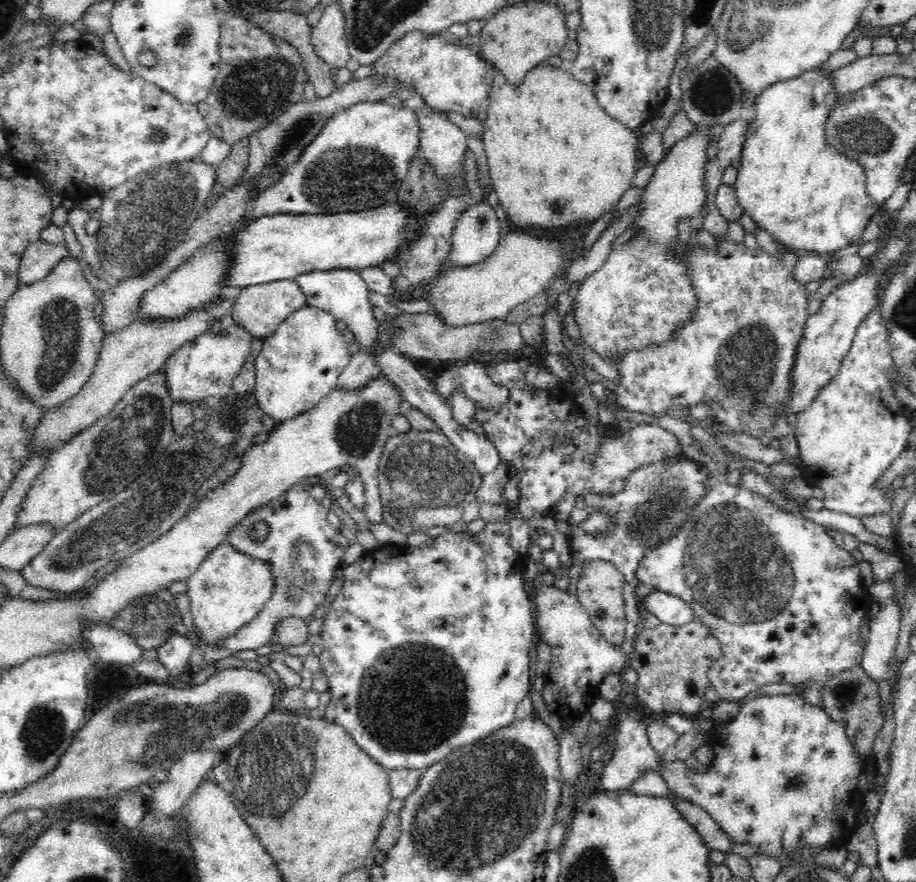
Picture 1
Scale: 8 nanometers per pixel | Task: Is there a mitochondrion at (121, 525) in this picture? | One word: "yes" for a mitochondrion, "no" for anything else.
yes

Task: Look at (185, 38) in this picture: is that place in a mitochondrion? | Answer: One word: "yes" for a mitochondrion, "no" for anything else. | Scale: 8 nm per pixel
yes

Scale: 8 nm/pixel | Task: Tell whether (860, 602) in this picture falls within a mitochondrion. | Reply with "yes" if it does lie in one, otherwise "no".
no

